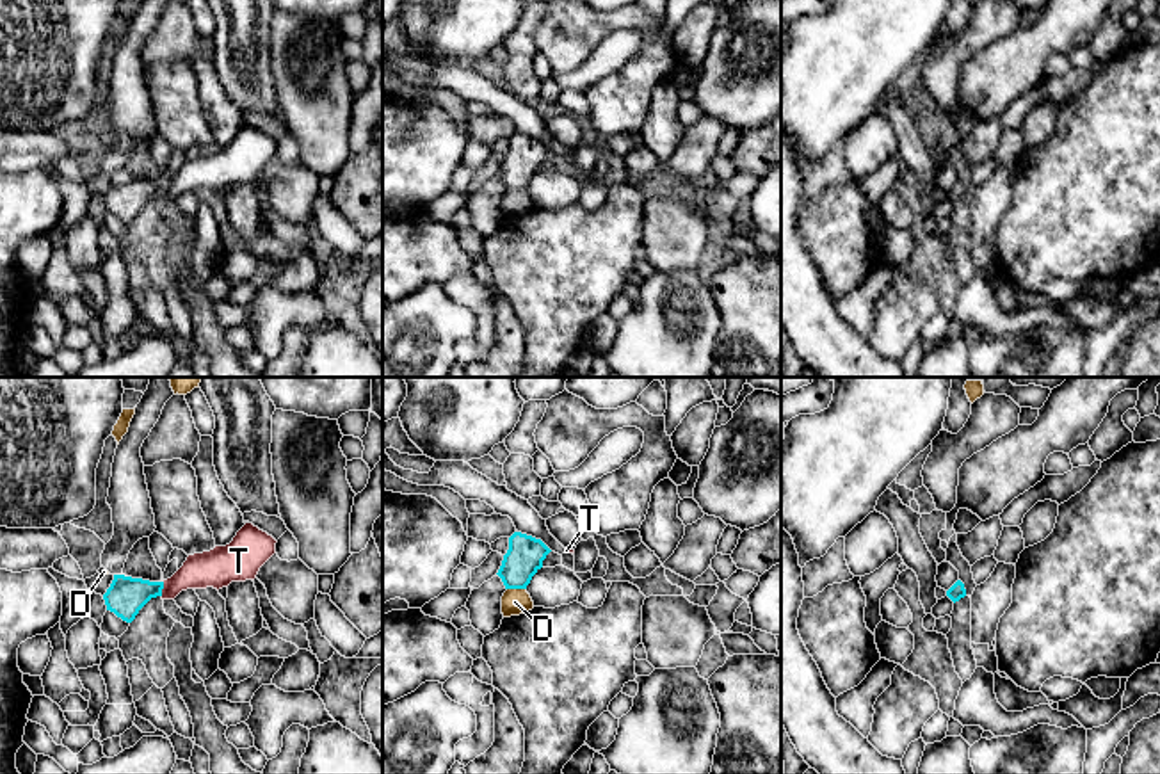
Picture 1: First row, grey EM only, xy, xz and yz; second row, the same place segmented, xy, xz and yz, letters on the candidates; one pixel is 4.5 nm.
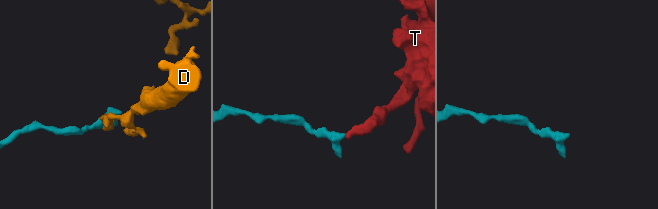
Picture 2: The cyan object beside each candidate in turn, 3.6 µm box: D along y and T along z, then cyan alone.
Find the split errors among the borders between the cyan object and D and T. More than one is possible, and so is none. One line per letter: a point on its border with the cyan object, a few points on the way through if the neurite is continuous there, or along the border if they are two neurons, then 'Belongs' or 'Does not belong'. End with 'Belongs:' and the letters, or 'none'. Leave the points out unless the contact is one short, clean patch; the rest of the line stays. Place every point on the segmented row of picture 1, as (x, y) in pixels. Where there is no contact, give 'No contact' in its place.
D: Touches cyan at xz (516, 588). Boundary: xz (507, 588), (525, 589). Does not belong
T: Touches cyan at xy (162, 588). Boundary: xy (164, 582), (161, 595). Does not belong
Belongs: none

